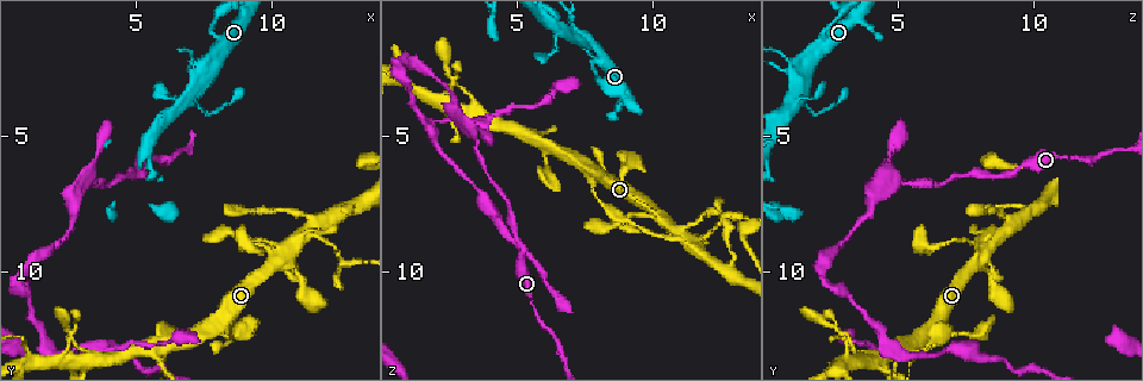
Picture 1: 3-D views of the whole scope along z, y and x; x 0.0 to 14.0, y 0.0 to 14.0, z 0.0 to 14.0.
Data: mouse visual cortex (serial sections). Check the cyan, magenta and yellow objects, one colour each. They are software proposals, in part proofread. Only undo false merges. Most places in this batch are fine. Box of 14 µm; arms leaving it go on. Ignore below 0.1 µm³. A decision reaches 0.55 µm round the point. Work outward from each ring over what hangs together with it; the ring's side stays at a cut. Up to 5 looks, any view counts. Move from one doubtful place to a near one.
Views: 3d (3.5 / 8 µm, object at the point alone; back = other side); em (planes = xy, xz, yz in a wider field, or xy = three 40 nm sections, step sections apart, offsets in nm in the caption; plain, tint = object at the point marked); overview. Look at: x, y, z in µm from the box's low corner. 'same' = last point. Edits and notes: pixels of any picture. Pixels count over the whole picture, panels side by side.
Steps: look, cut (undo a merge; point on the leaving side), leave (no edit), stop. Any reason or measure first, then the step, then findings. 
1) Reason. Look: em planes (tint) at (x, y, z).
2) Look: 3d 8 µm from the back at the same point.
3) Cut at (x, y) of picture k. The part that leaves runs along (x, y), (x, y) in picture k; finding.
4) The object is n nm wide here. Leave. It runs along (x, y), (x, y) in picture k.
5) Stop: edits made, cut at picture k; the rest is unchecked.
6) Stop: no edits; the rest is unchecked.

Thin arm on a thick one. Look: 3d 3.5 µm at (11.6, 8.4, 9.0).

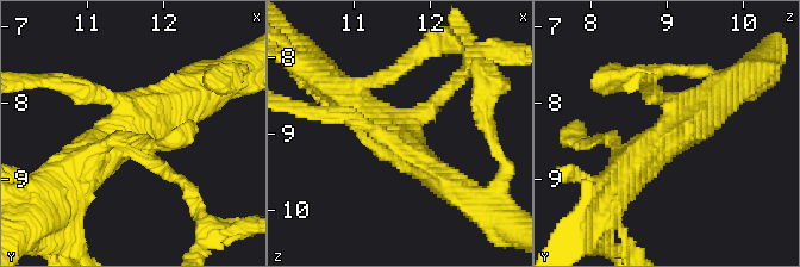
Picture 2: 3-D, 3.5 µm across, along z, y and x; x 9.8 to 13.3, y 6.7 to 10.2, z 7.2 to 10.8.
4 arms meet here; the arms are 150, 250, 400, 450 nm wide; need the tissue. Look: em xy step 2 (tint) at (11.50, 8.35, 9.10).

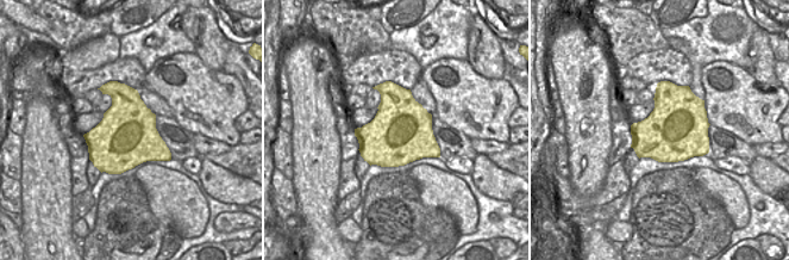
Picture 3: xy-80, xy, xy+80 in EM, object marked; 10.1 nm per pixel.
The object is 600 nm wide here. Leave. It runs along (344, 95), (388, 141), (454, 186) in picture 2; continuous, no second cell.

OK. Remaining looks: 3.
Sharp bend. Look: 3d 3.5 µm from the back at (12.6, 9.6, 8.0).

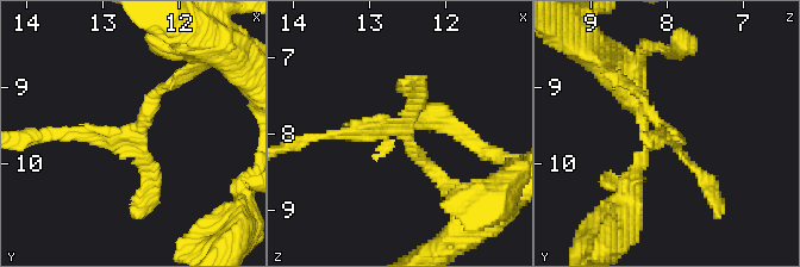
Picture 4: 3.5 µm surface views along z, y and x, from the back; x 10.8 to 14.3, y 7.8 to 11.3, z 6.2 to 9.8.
Look: em planes (tint) at (12.60, 9.65, 7.95).

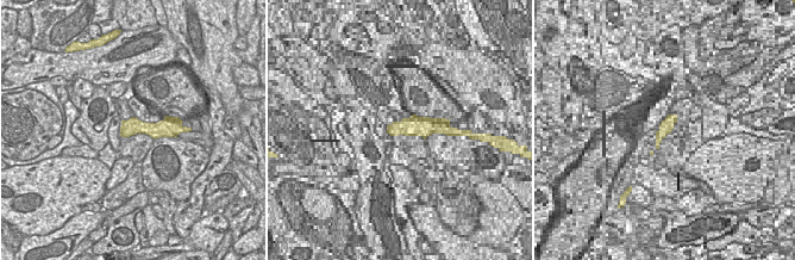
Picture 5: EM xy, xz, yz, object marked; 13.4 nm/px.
Leave. It runs along (169, 84), (129, 135), (52, 135) in picture 4; one cell here.

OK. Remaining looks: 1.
Stop: no edits; the rest is unchecked.

